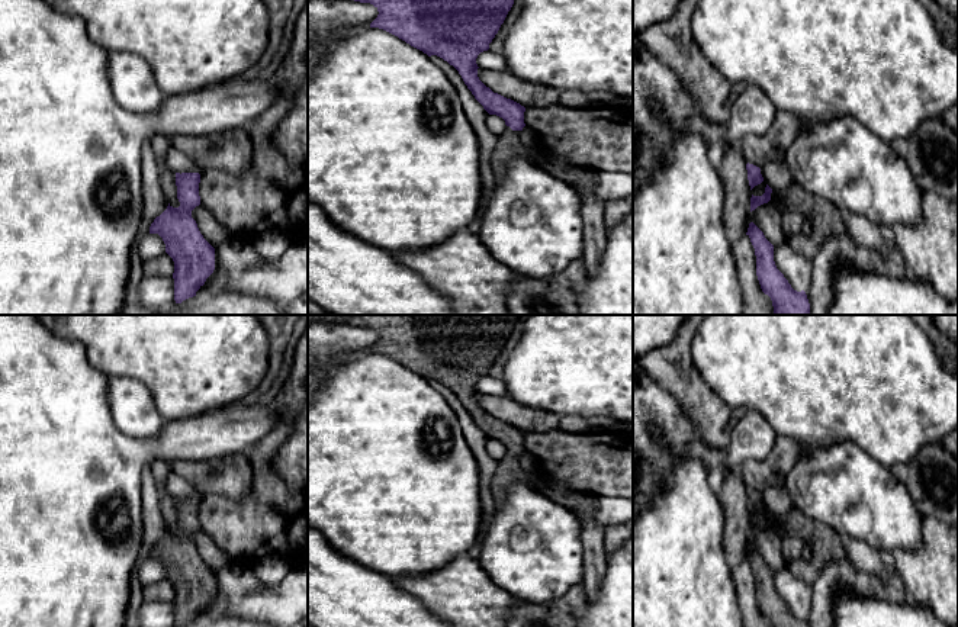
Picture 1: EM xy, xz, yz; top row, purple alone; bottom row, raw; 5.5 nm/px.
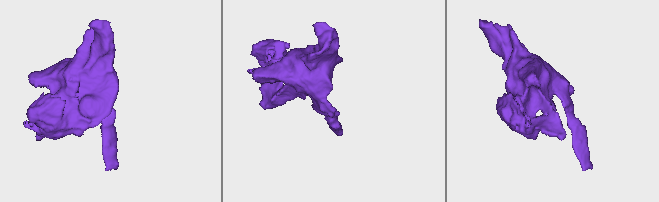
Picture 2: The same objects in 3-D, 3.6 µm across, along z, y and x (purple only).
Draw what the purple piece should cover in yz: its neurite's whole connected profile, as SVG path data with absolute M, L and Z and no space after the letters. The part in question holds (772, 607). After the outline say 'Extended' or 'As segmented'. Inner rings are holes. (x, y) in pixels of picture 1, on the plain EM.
M753 547L749 549L746 560L755 573L756 601L762 617L768 620L772 627L808 627L806 617L794 615L784 599L777 594L774 570Z. As segmented

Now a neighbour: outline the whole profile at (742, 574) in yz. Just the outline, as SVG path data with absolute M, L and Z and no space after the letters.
M742 559L732 566L732 579L736 585L736 597L742 612L742 624L759 623L763 620L756 601L756 581L749 560Z

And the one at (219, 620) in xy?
M216 615L210 620L193 621L183 627L274 627L267 621L248 620L235 615Z

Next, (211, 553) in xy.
M202 530L192 536L192 543L203 563L215 573L224 566L234 565L234 560Z

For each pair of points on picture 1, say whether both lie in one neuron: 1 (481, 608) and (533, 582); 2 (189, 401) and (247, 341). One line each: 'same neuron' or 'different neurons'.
1: different neurons
2: same neuron

